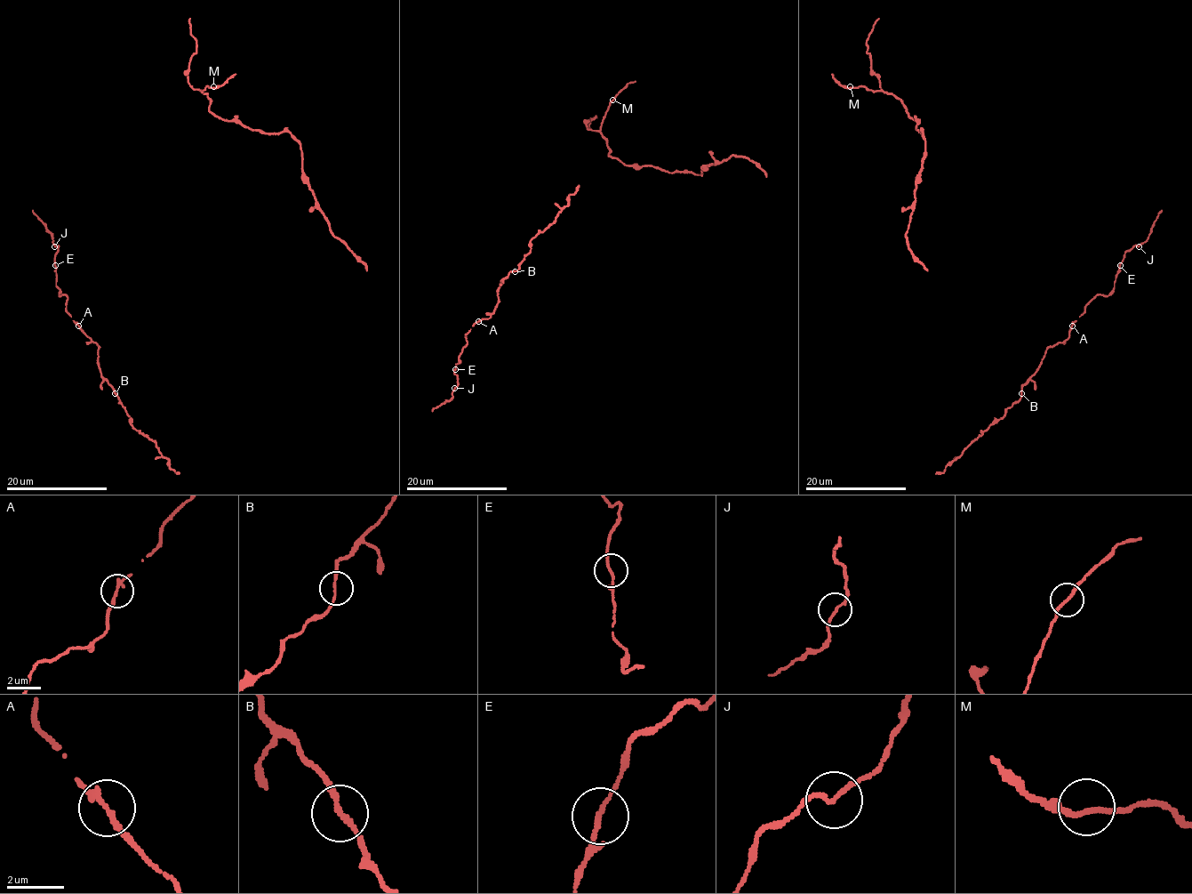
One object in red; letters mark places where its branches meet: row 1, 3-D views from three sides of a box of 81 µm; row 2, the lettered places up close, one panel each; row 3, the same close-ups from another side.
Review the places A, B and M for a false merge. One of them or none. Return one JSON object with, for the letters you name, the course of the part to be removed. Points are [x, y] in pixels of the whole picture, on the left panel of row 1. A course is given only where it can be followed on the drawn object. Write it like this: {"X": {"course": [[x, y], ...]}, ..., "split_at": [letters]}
{"split_at": []}

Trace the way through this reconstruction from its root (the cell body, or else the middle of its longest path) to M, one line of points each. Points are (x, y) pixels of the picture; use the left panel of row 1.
M: (319, 206), (302, 171), (300, 143), (286, 131), (265, 133), (213, 115), (207, 94), (201, 91), (213, 86)

